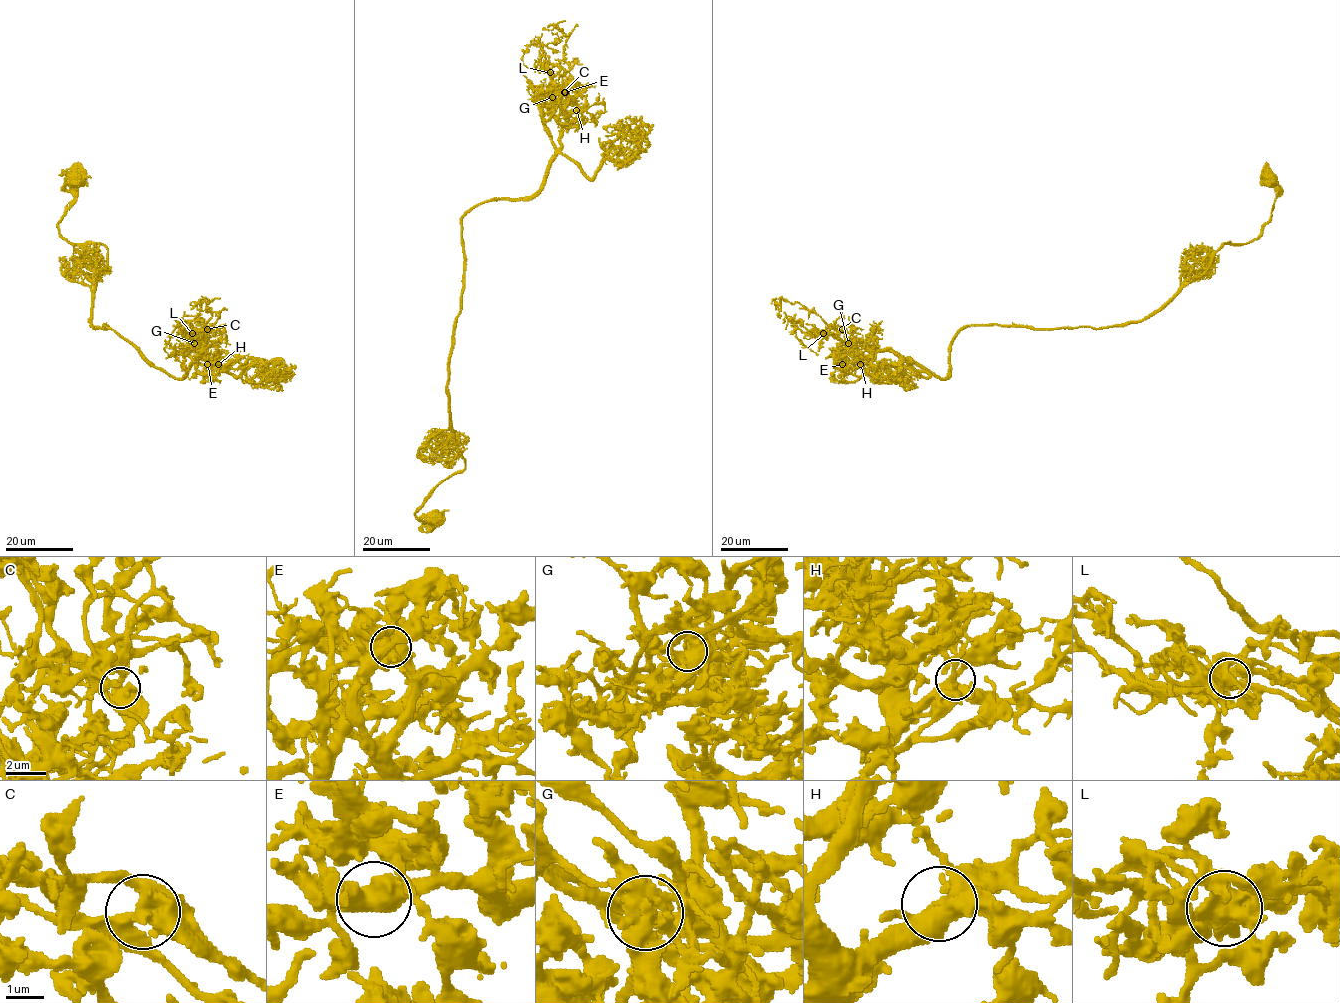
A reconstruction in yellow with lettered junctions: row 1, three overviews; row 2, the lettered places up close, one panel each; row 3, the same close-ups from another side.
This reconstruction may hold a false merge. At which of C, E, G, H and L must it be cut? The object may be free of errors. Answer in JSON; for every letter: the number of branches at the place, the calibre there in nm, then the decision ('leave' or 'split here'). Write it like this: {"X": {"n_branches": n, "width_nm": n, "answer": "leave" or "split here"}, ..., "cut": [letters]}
{"C": {"n_branches": 3, "width_nm": 500, "answer": "leave"}, "E": {"n_branches": 3, "width_nm": 400, "answer": "leave"}, "G": {"n_branches": 3, "width_nm": 440, "answer": "split here"}, "H": {"n_branches": 3, "width_nm": 400, "answer": "leave"}, "L": {"n_branches": 3, "width_nm": 500, "answer": "leave"}, "cut": ["G"]}

